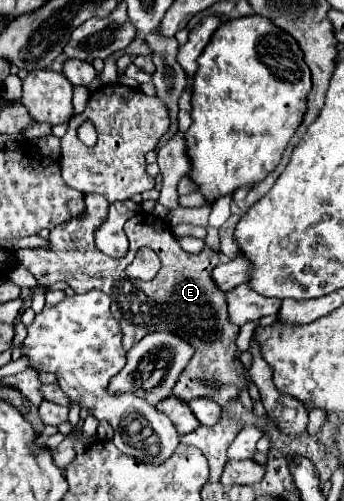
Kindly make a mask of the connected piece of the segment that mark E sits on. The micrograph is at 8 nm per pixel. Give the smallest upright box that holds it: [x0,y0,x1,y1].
[19,195,249,409]

